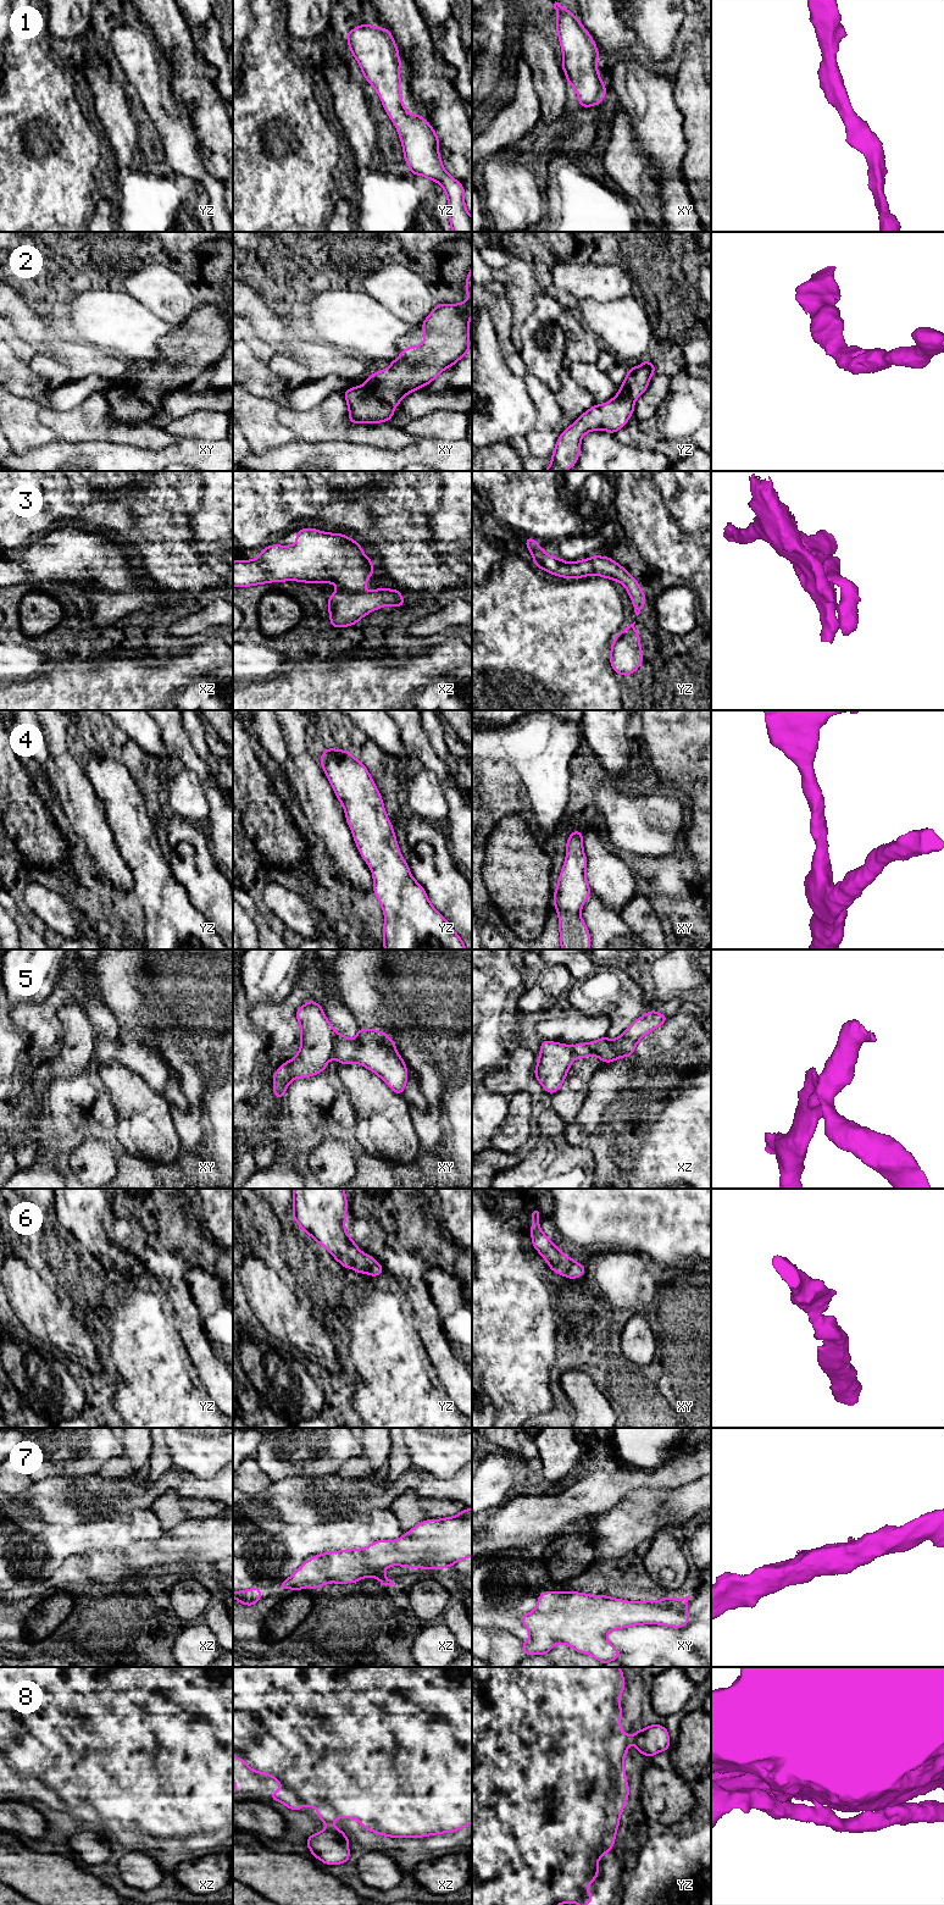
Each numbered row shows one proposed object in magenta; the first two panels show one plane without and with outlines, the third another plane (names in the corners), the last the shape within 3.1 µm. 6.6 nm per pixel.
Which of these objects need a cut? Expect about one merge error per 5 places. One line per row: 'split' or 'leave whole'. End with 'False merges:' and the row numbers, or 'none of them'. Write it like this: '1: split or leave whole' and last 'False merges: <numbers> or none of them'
1: leave whole
2: leave whole
3: leave whole
4: leave whole
5: split
6: leave whole
7: leave whole
8: split
False merges: 5, 8

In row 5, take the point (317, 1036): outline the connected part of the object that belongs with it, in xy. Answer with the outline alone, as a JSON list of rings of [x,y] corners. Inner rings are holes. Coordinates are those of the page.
[[[312,998],[301,1006],[295,1017],[300,1024],[300,1050],[273,1074],[273,1095],[285,1097],[285,1089],[296,1078],[311,1078],[322,1073],[333,1058],[337,1032],[324,1015],[323,1008]]]

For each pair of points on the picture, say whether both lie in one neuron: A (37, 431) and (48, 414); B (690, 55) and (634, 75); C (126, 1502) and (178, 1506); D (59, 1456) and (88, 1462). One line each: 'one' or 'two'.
A: two
B: two
C: two
D: one

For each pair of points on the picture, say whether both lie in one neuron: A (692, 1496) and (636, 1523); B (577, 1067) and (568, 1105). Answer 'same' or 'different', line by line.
A: same
B: same

